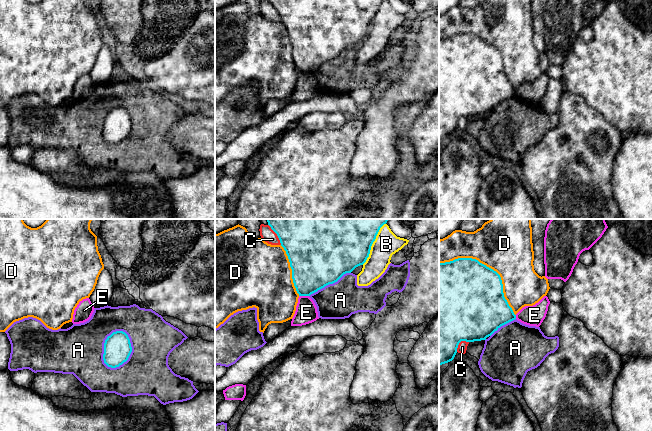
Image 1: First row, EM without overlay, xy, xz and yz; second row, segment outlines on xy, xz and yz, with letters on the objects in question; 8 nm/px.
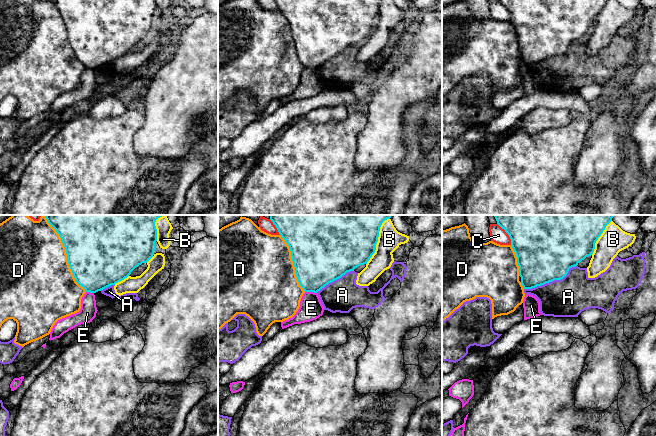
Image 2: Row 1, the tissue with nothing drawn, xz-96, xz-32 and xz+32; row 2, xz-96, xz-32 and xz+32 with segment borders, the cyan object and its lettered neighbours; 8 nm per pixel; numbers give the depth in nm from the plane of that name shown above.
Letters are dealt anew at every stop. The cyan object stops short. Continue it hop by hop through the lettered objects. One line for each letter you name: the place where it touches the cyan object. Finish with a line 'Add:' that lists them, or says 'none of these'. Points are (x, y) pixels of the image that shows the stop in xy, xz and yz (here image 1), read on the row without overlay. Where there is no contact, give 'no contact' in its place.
Add: none of these

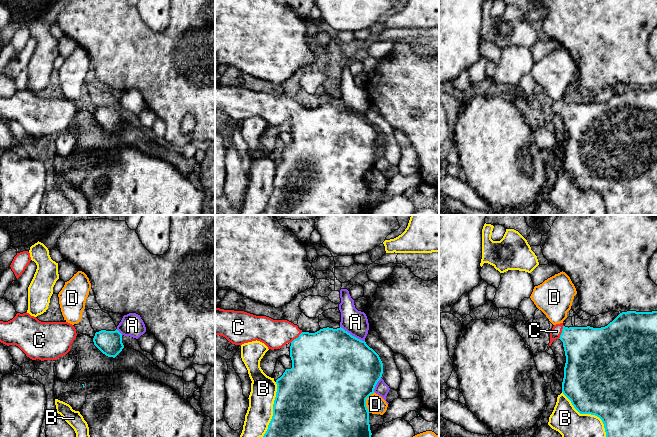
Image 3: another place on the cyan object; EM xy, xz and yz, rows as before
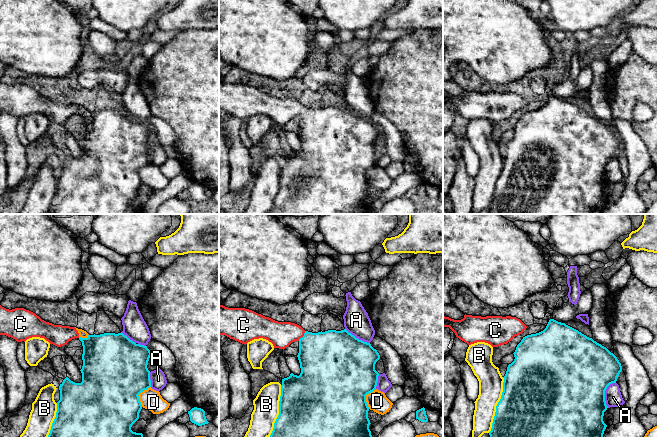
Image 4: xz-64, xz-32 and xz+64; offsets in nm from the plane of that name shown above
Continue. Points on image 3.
C: meets cyan in yz at (562, 108)
Add: C

